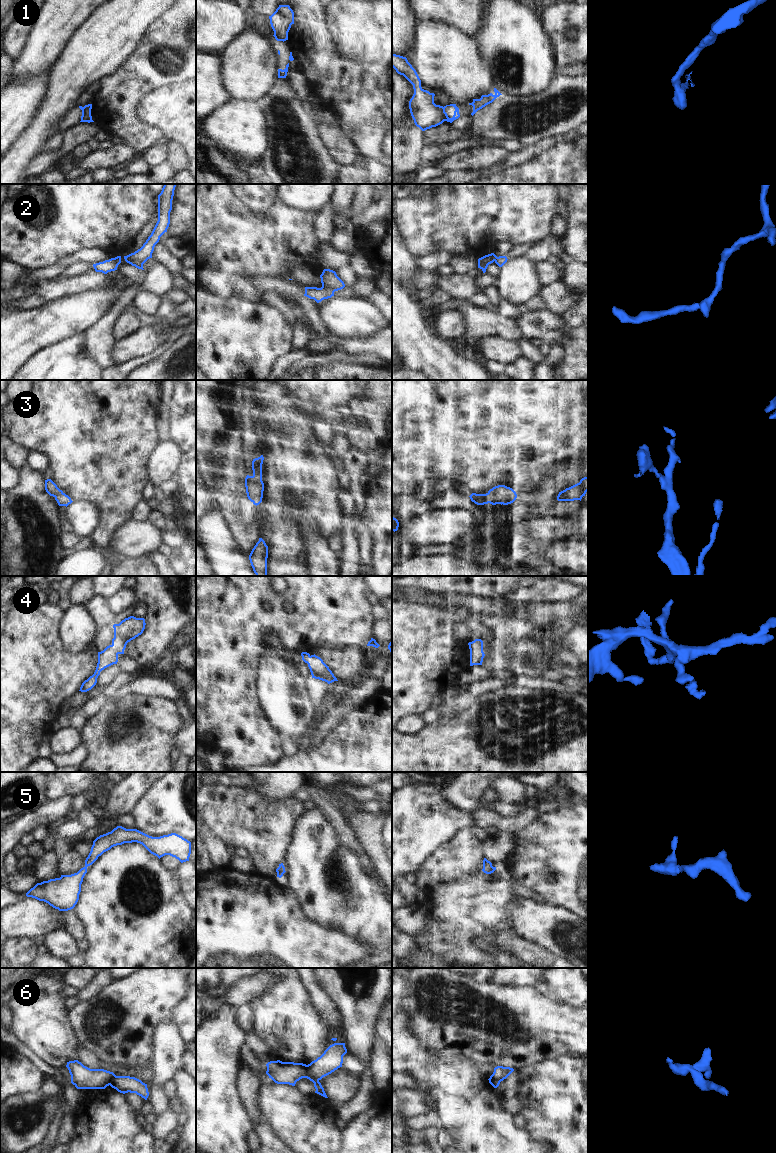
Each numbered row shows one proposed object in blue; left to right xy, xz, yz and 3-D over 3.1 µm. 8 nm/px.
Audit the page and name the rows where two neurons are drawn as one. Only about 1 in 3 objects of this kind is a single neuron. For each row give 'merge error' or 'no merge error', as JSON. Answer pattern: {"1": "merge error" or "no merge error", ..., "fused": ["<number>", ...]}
{"1": "merge error", "2": "merge error", "3": "no merge error", "4": "no merge error", "5": "no merge error", "6": "merge error", "fused": ["1", "2", "6"]}

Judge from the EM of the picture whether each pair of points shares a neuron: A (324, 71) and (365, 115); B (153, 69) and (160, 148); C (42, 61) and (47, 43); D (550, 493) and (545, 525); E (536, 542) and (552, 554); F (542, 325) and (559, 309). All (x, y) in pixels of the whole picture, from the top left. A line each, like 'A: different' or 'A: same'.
A: same
B: different
C: same
D: different
E: different
F: different

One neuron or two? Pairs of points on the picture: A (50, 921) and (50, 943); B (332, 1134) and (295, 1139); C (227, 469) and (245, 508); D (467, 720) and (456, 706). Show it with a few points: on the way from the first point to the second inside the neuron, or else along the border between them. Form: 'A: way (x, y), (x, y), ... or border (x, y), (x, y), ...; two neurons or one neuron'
A: border (60, 927), (44, 935); two neurons
B: way (323, 1135), (304, 1135); one neuron
C: way (227, 479), (228, 490), (235, 498); one neuron
D: border (476, 698), (461, 711), (453, 715), (440, 716); two neurons

